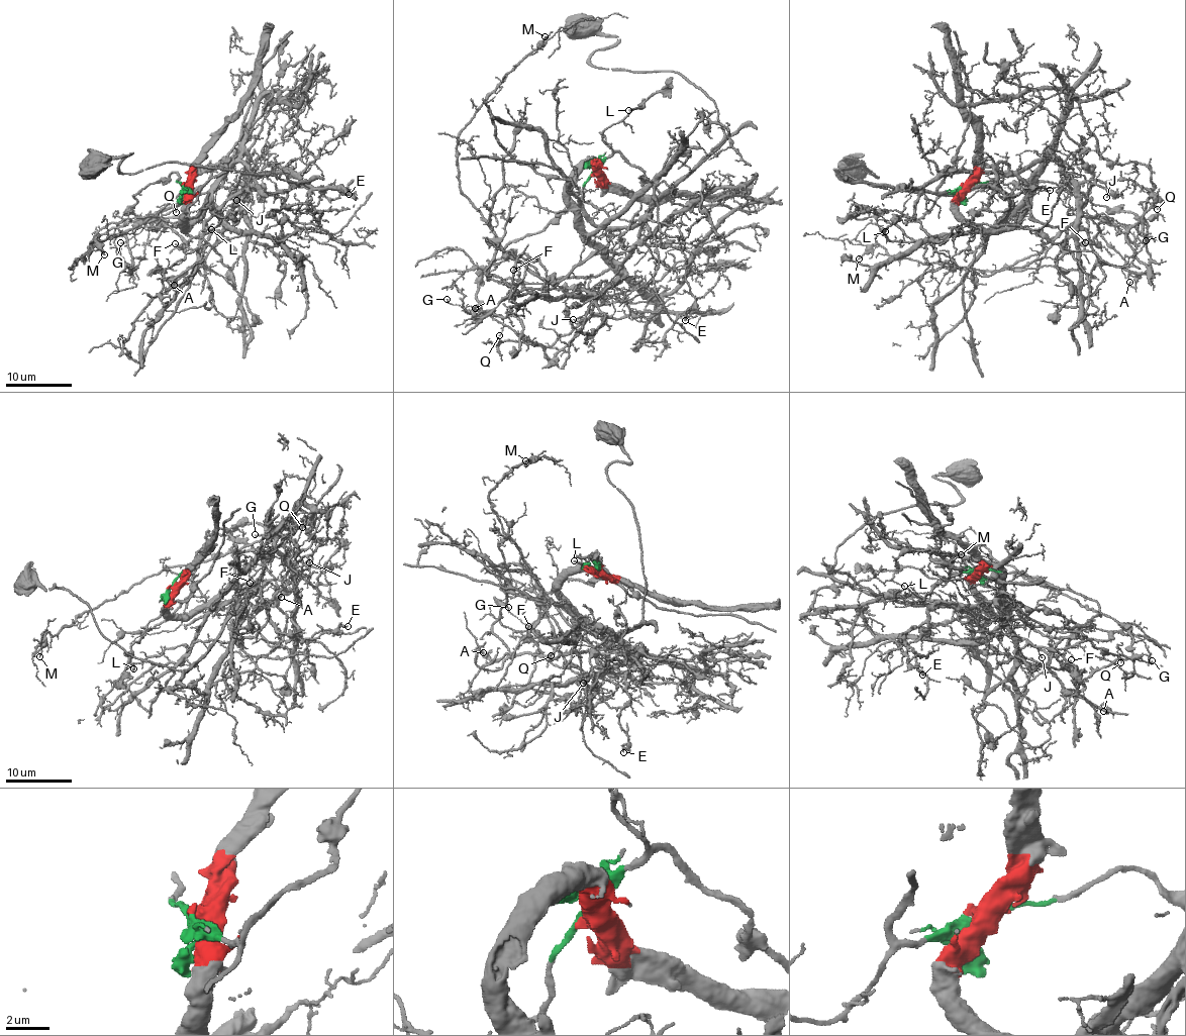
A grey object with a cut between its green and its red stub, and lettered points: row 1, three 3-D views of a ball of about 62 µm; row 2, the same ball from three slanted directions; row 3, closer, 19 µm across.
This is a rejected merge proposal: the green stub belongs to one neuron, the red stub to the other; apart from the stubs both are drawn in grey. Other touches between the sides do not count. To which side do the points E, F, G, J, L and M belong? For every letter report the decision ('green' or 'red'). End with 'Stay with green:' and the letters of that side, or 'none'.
E: red
F: red
G: green
J: red
L: green
M: red
Stay with green: G, L

